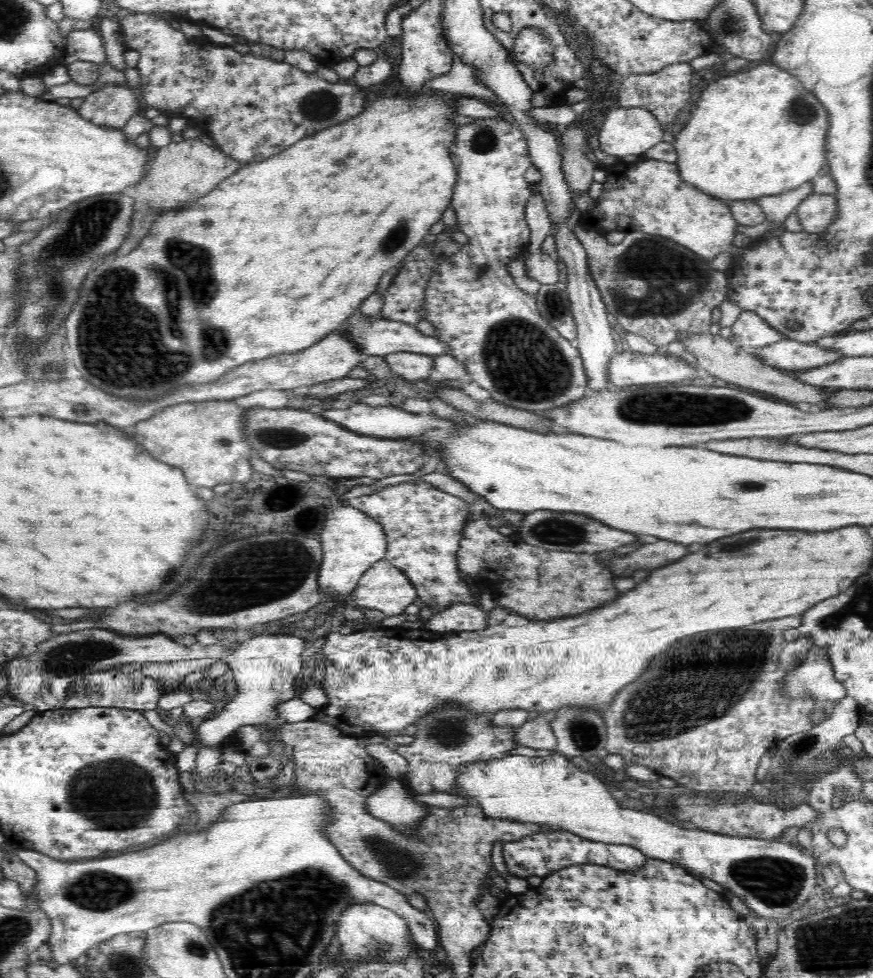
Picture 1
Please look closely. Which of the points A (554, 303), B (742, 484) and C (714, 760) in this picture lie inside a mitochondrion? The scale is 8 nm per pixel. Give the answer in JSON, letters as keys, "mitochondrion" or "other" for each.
{"A":"mitochondrion","B":"mitochondrion","C":"other"}

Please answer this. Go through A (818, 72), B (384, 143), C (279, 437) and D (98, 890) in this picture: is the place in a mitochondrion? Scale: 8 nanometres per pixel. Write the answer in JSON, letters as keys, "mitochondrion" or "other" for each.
{"A":"other","B":"other","C":"mitochondrion","D":"mitochondrion"}

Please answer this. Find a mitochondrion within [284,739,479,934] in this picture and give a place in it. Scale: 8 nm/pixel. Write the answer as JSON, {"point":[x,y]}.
{"point":[401,864]}

